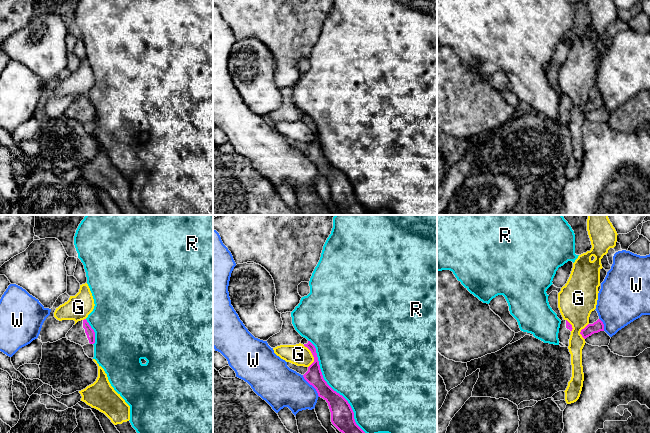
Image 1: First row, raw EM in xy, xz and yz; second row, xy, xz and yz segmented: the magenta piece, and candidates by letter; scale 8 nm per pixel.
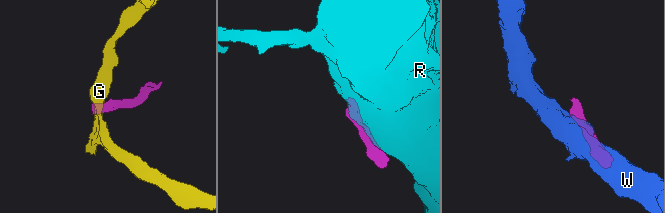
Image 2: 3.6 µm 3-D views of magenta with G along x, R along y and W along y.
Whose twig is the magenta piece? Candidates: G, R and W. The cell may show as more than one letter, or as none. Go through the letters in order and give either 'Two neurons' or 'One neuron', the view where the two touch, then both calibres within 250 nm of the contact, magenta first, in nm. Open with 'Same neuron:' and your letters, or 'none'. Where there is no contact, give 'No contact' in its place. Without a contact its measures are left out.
Same neuron: none
G: Two neurons. Touches magenta in xz. Thickness 140 nm (magenta) against 170 nm
R: Two neurons. Touches magenta in xz. Thickness 190 nm (magenta) against 500 nm
W: Two neurons. Touches magenta in xz. Thickness 150 nm (magenta) against 320 nm

